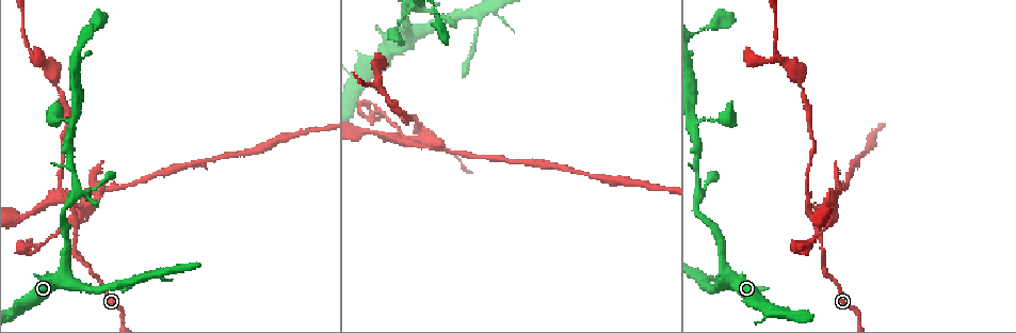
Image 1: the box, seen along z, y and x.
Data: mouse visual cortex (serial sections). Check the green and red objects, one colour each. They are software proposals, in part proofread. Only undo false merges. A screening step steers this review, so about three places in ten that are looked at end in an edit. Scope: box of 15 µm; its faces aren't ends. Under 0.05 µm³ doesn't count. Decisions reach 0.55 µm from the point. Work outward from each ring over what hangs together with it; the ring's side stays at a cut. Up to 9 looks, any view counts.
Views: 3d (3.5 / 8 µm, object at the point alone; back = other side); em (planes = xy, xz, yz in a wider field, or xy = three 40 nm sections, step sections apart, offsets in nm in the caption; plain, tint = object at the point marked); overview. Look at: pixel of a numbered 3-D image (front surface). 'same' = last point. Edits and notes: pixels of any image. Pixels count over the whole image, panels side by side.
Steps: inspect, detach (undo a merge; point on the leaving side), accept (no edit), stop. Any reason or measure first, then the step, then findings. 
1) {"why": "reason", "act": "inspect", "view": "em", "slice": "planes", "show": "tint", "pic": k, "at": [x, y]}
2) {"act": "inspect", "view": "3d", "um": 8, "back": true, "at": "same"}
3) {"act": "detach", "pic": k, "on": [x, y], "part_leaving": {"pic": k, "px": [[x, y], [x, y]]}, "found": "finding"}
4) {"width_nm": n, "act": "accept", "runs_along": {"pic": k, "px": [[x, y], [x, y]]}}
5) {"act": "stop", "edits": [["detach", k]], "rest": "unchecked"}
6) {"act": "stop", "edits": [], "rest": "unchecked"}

{"why": "three-way junction", "act": "inspect", "view": "3d", "um": 3.5, "pic": 1, "at": [132, 279]}

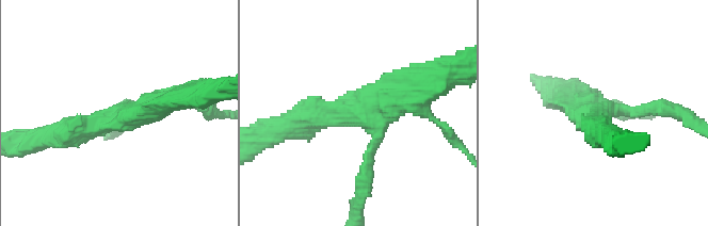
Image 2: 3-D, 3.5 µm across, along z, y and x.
{"act": "detach", "pic": 2, "on": [363, 180], "part_leaving": {"pic": 2, "px": [[624, 109], [673, 109], [701, 126]]}, "found": "two cells meet here"}

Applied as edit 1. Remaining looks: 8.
{"why": "arms part here", "act": "inspect", "view": "3d", "um": 8, "pic": 1, "at": [416, 118]}

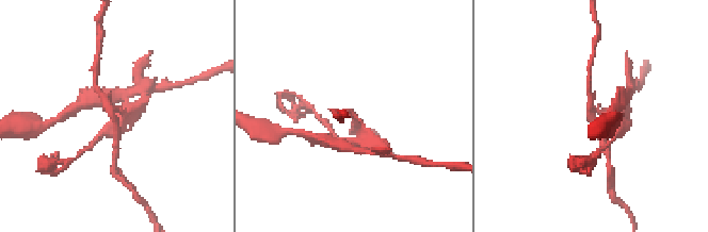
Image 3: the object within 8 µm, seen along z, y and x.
{"arms": 3, "arm_widths_nm": [150, 200, 200], "why": "need the tissue", "act": "inspect", "view": "em", "slice": "xy", "step": 3, "show": "tint", "pic": 3, "at": [353, 116]}

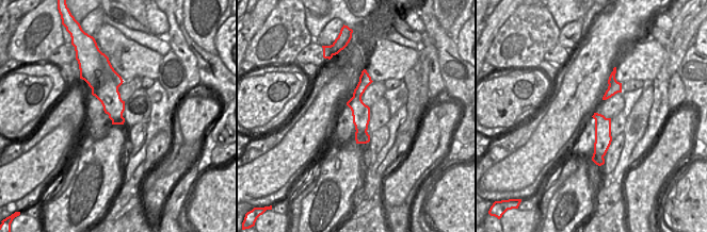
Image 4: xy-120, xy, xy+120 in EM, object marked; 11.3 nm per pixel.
{"act": "detach", "pic": 3, "on": [133, 105], "found": "two cells meet here"}

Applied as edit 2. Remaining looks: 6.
{"act": "inspect", "view": "overview"}

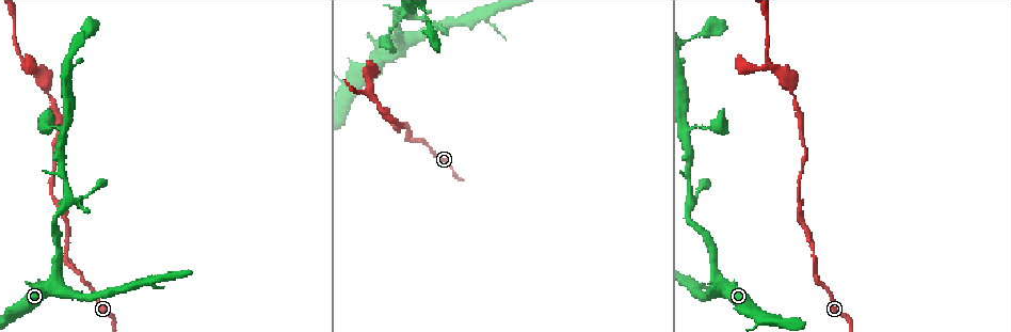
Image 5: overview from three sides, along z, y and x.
{"why": "branch point", "act": "inspect", "view": "3d", "um": 3.5, "pic": 5, "at": [390, 114]}

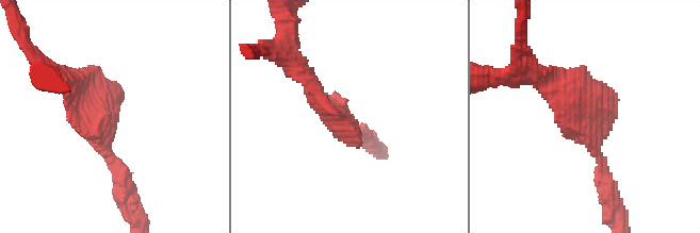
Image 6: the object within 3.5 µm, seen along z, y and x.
{"why": "need the tissue", "act": "inspect", "view": "em", "slice": "xy", "step": 3, "show": "tint", "pic": 6, "at": [103, 119]}

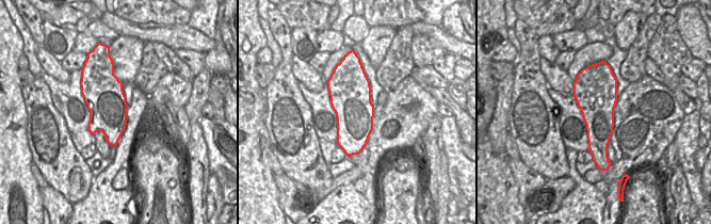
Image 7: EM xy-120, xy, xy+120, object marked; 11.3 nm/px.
{"act": "accept", "runs_along": {"pic": 6, "px": [[605, 181], [583, 109], [544, 77]]}, "found": "continuous, no second cell"}

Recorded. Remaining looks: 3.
{"act": "stop", "edits": [["detach", 2], ["detach", 3]], "rest": "unchecked"}

